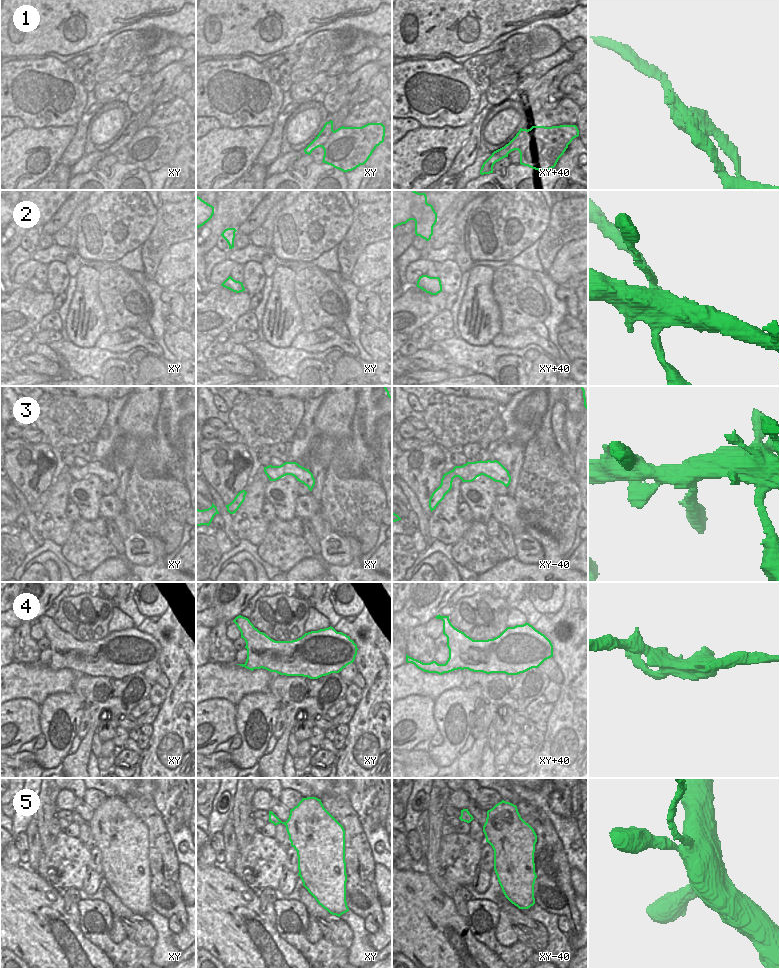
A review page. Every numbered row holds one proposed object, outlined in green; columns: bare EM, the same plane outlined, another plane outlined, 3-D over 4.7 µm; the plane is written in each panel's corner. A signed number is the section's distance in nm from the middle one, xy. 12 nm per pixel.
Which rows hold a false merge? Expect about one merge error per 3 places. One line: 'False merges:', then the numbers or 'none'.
False merges: 1, 2, 4

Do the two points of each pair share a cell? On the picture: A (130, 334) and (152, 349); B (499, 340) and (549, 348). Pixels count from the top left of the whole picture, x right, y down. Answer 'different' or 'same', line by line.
A: same
B: same

